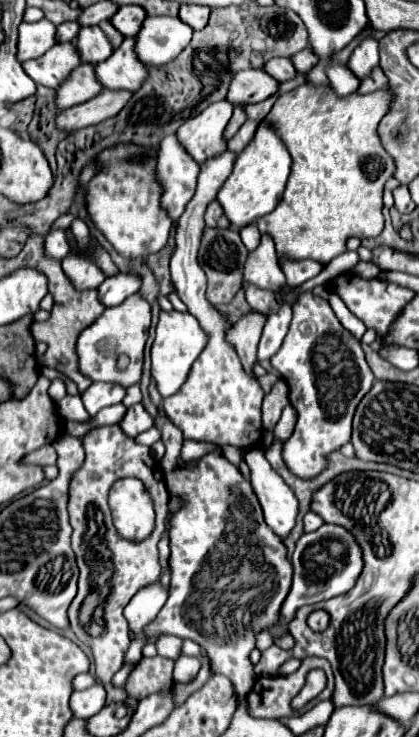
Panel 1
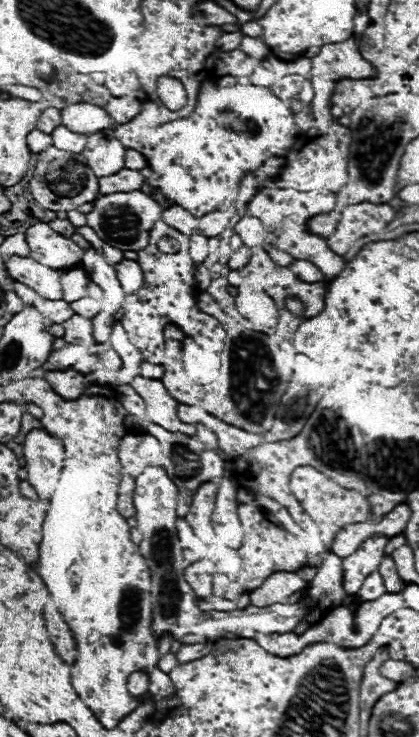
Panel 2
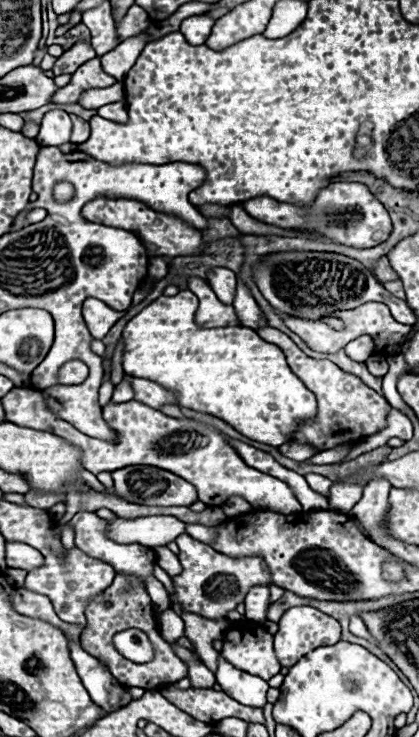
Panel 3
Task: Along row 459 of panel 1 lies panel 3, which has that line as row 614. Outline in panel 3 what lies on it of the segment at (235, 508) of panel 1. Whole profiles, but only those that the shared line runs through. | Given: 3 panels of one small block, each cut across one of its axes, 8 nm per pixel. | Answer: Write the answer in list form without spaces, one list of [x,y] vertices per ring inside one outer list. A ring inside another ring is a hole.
[[[182,534],[182,538],[176,538],[176,544],[180,548],[180,562],[182,562],[182,574],[174,578],[174,592],[178,602],[182,604],[184,612],[202,614],[204,618],[226,618],[230,610],[234,610],[246,596],[246,590],[256,584],[270,586],[270,574],[266,570],[266,564],[262,558],[226,558],[224,554],[212,550],[208,544],[202,544],[194,540],[188,534]]]

